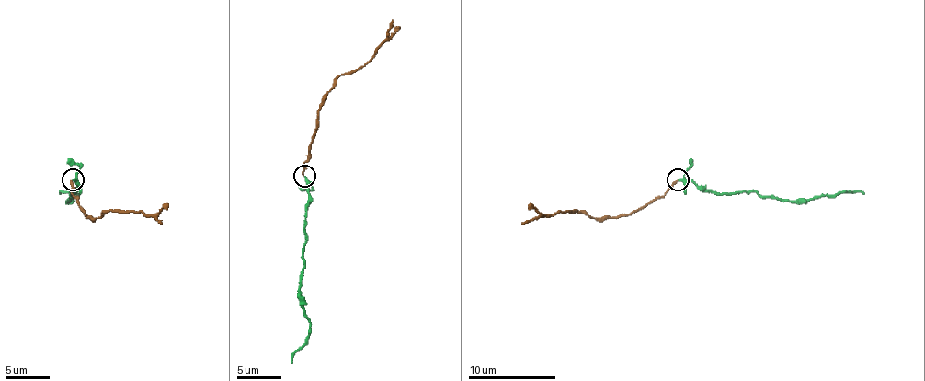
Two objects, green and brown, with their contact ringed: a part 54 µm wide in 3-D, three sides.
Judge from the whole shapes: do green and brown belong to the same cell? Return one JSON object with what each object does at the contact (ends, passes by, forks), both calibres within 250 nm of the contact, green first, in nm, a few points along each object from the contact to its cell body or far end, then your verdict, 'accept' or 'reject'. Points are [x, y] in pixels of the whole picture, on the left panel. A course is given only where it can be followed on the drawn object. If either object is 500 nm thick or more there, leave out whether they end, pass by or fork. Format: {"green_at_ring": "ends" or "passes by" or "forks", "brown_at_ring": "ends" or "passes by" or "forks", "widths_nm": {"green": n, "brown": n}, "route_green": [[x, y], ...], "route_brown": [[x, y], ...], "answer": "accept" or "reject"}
{"green_at_ring": "forks", "brown_at_ring": "ends", "widths_nm": {"green": 160, "brown": 180}, "route_green": [[72, 178], [76, 190], [67, 201], [78, 194], [59, 194]], "route_brown": [[72, 181], [72, 194], [89, 218], [109, 212], [140, 212], [160, 223]], "answer": "accept"}

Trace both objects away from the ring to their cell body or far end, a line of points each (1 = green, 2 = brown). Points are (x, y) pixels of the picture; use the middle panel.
1: (303, 176), (308, 206), (299, 305), (310, 323), (310, 334), (291, 363)
2: (303, 176), (303, 162), (316, 127), (321, 98), (341, 75), (359, 70), (371, 57), (387, 37), (392, 19)

